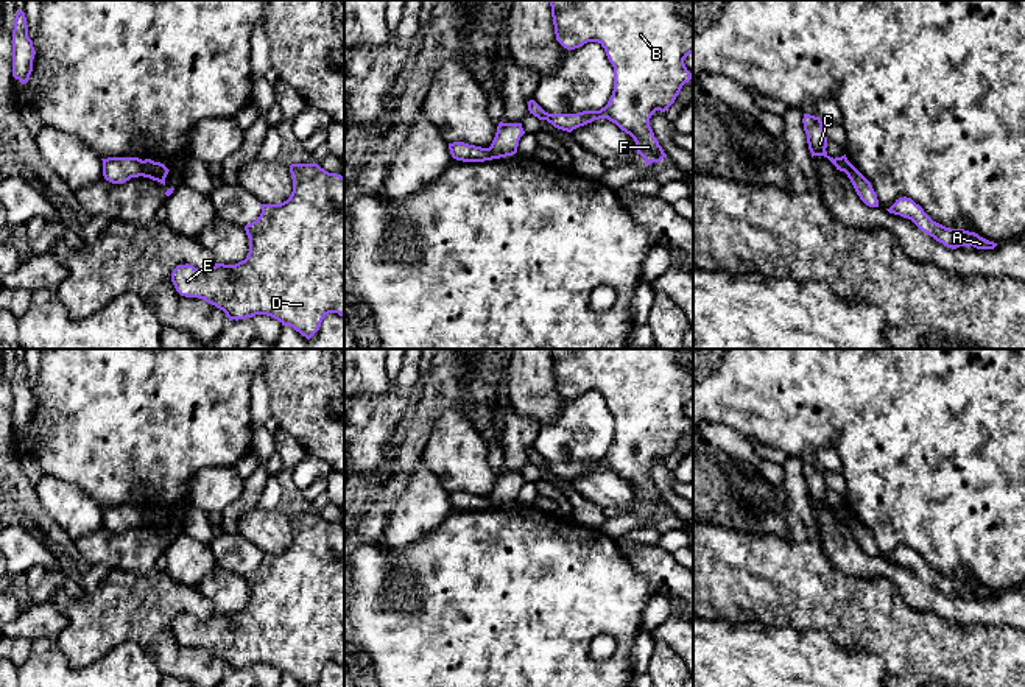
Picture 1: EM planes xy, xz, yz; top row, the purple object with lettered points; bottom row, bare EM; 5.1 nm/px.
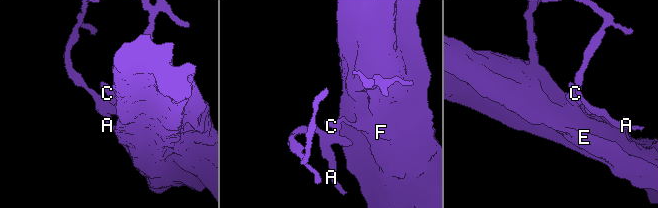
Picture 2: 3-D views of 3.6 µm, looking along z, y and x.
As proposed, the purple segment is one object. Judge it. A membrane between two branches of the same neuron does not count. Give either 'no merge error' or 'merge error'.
merge error

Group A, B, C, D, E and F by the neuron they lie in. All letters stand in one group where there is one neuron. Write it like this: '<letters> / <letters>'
A / B C D E F

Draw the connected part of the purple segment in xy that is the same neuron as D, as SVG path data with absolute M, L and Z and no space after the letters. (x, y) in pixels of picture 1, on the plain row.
M291 513L293 541L280 553L260 553L260 565L246 573L248 606L209 618L178 614L171 622L176 640L223 659L229 670L266 664L312 687L329 662L344 667L344 527L318 513Z

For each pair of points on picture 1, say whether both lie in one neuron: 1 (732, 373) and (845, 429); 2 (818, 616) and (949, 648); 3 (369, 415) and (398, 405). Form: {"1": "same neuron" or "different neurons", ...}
{"1": "same neuron", "2": "same neuron", "3": "same neuron"}

